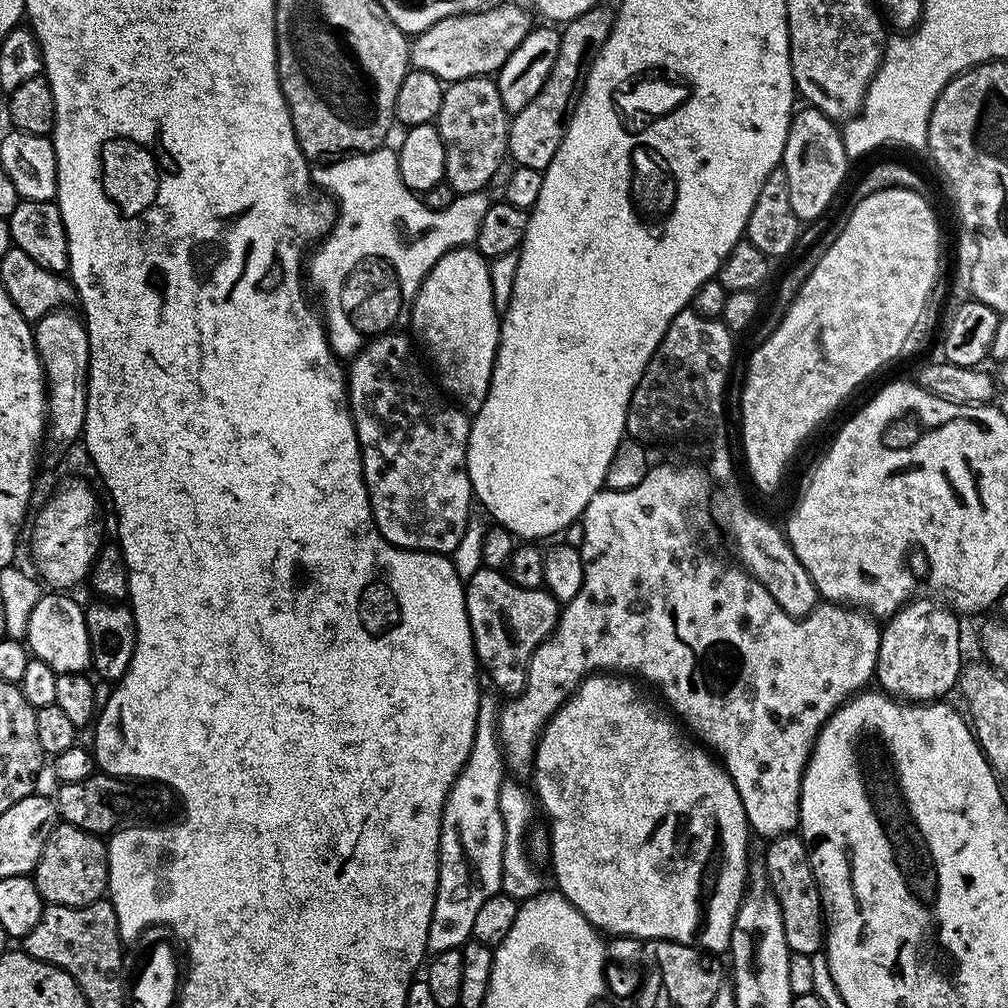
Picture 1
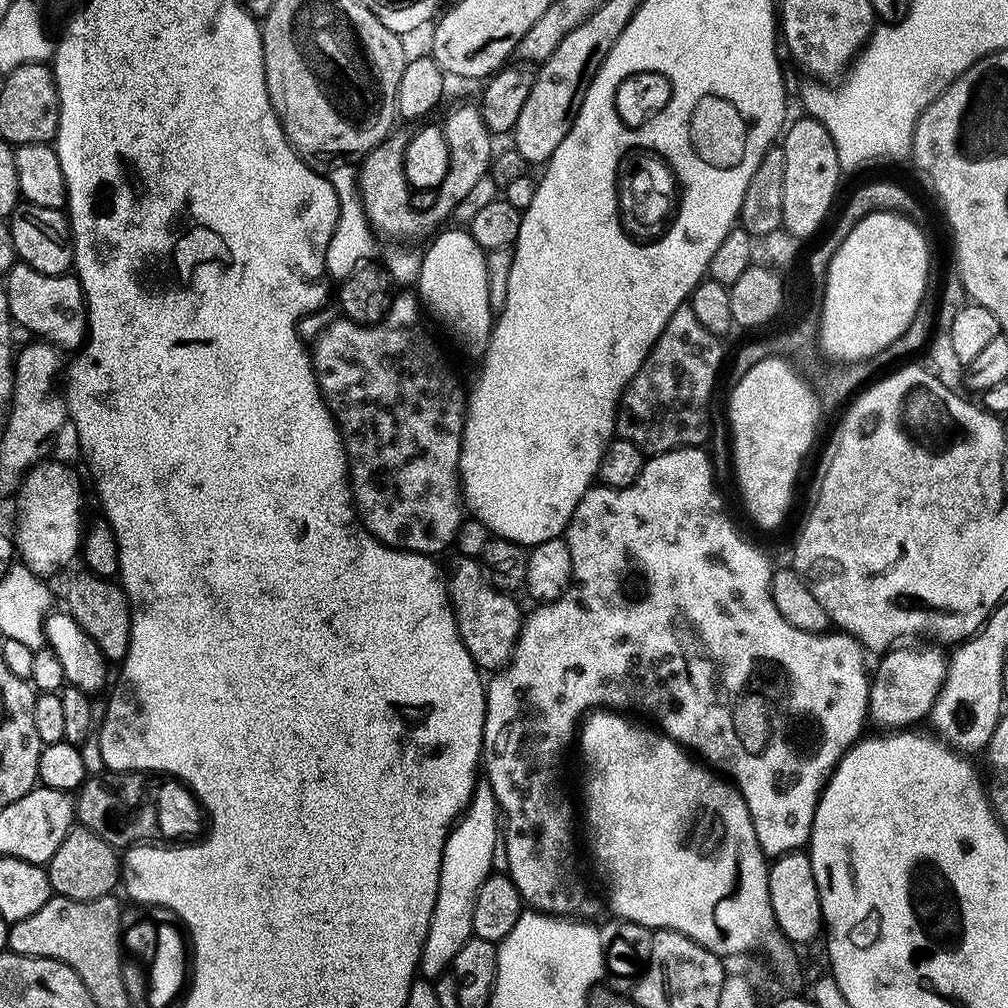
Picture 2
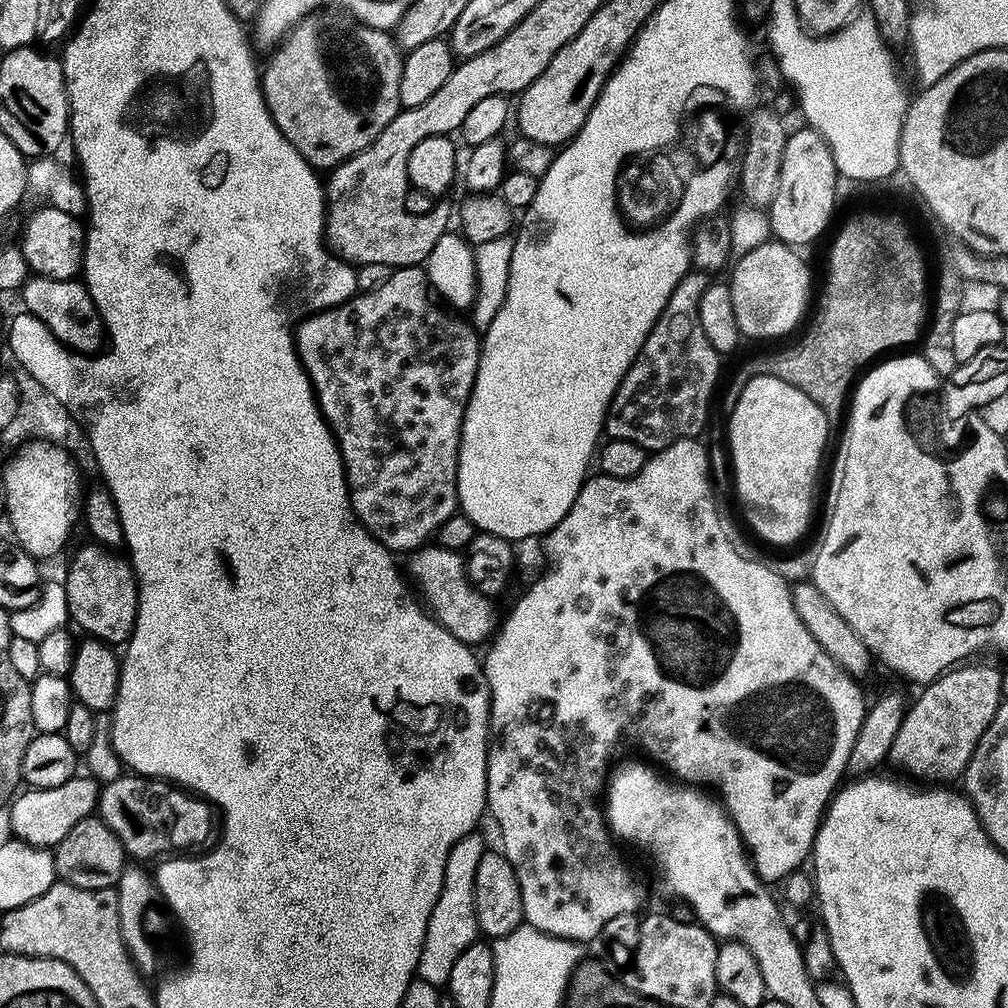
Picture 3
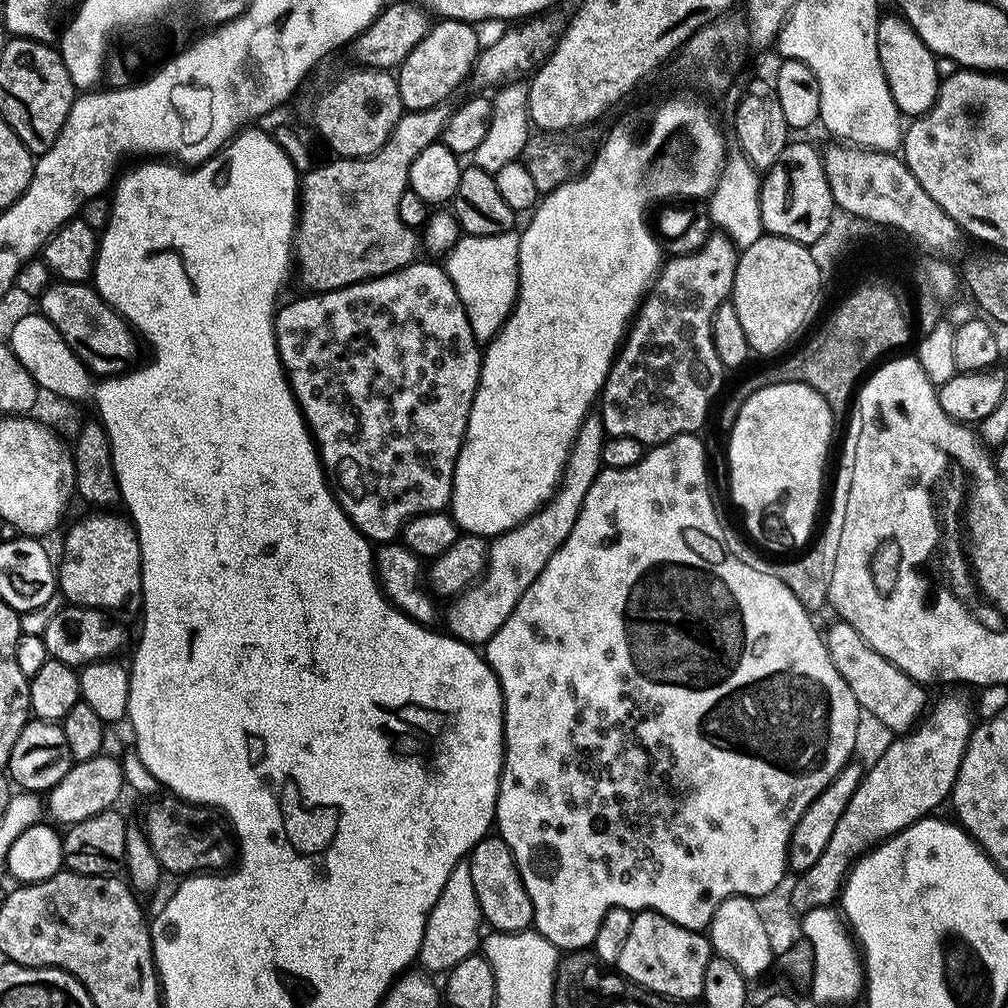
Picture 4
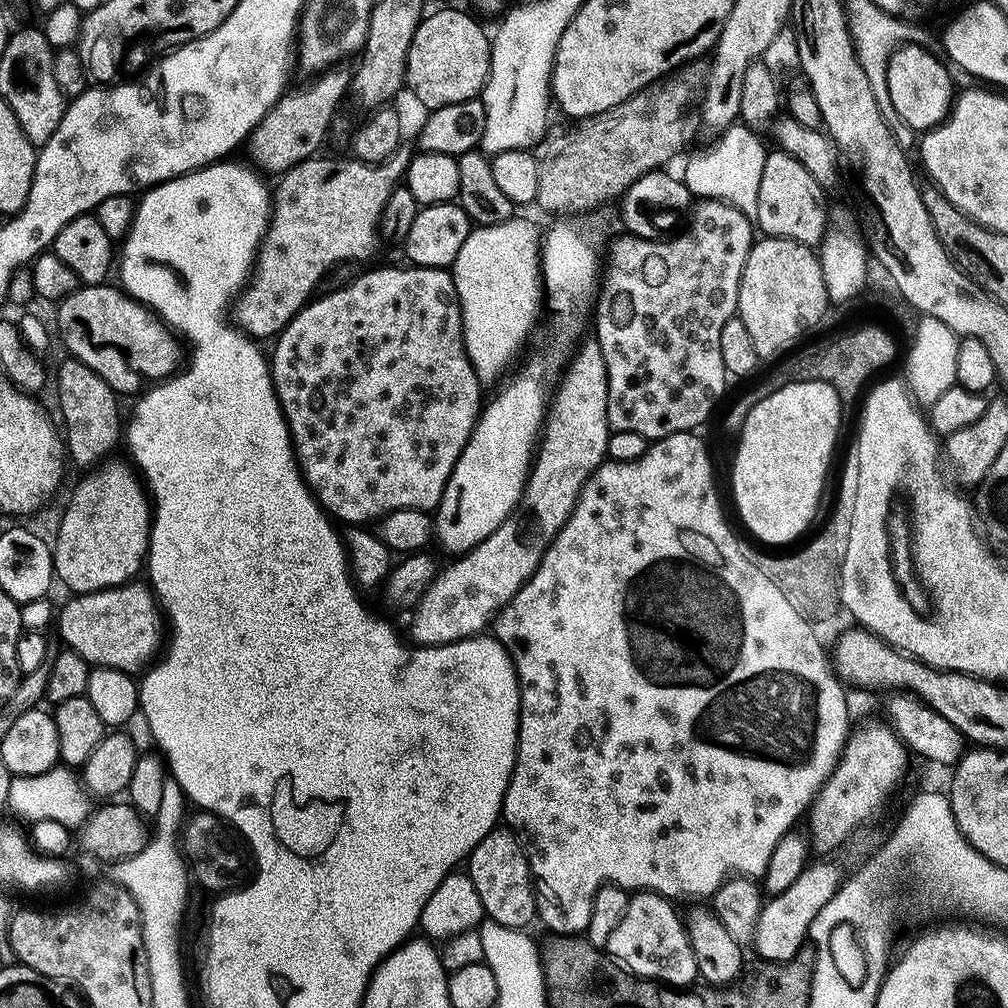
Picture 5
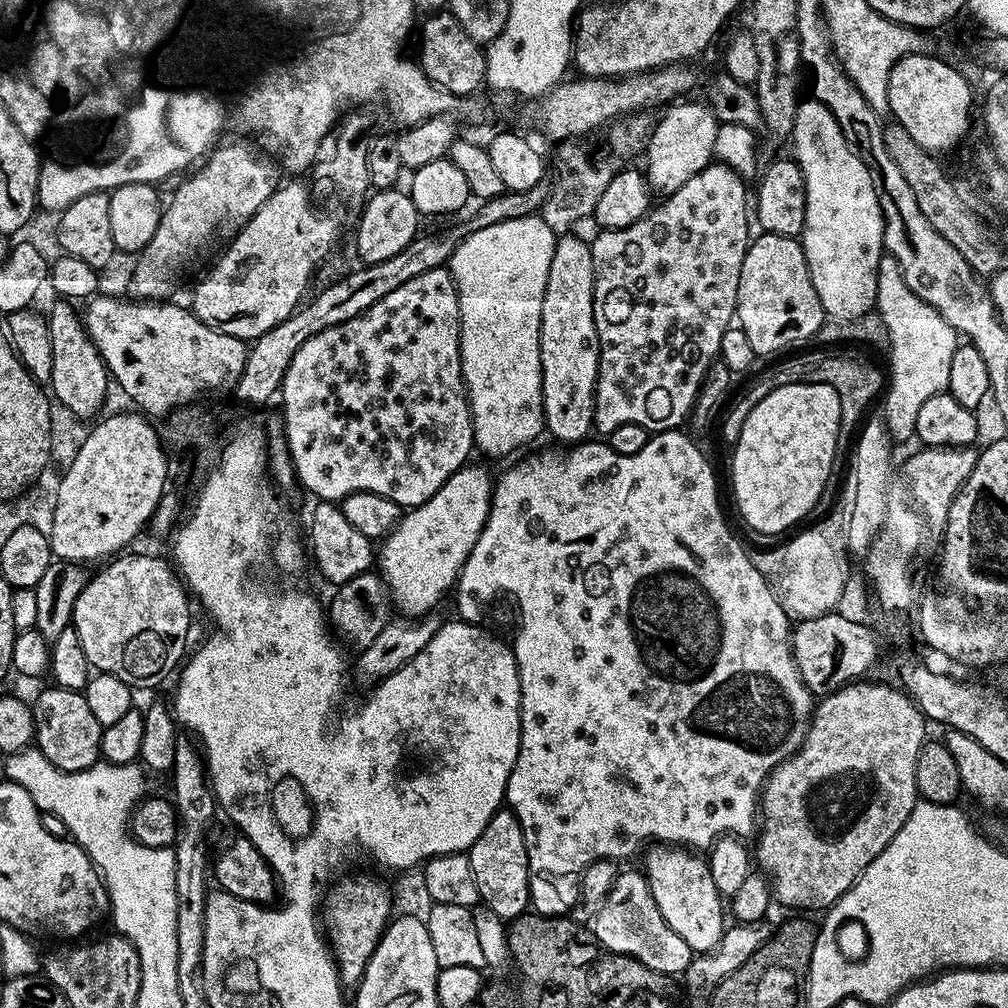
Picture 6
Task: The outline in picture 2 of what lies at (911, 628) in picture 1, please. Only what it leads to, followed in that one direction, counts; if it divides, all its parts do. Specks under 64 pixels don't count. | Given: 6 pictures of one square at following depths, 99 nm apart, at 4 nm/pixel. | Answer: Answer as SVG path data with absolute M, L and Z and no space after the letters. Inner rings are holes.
M920 642L917 648L896 646L879 657L880 665L871 673L868 686L869 721L884 730L904 730L921 719L933 706L942 682L946 678L949 657L943 647L932 642Z

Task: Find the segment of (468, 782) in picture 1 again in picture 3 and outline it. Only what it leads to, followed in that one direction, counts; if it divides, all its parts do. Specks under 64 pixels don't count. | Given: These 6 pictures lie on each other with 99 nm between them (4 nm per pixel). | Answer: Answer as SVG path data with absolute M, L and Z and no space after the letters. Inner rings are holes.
M480 834L462 838L450 850L450 858L446 858L446 874L442 878L442 894L438 894L438 902L434 902L434 910L430 910L430 922L426 926L426 938L422 942L422 954L418 958L416 976L421 980L437 986L447 985L450 970L454 962L466 950L466 946L477 943L480 927L476 921L476 899L474 898L474 878L478 874L478 862L482 862L482 854L486 844Z

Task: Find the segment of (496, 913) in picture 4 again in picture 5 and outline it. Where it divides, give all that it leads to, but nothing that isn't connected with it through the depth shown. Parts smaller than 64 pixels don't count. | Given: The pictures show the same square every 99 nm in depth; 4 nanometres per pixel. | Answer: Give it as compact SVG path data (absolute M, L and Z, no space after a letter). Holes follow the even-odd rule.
M504 826L493 828L482 842L468 855L466 871L482 898L482 906L487 919L507 928L527 929L528 923L538 916L538 892L533 877L528 870L528 857L518 841L517 833Z

